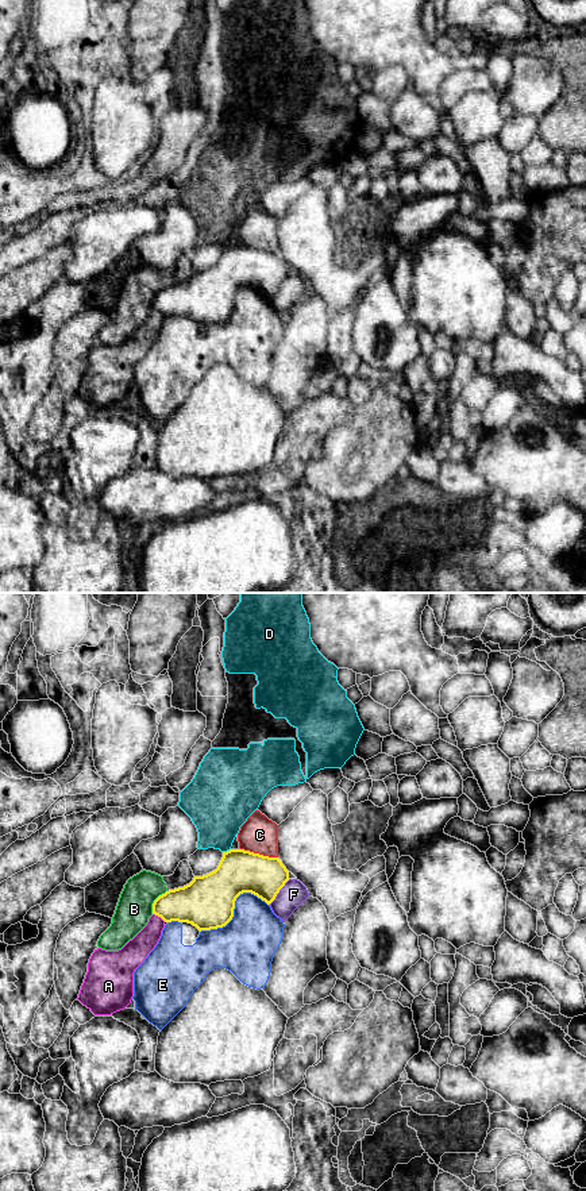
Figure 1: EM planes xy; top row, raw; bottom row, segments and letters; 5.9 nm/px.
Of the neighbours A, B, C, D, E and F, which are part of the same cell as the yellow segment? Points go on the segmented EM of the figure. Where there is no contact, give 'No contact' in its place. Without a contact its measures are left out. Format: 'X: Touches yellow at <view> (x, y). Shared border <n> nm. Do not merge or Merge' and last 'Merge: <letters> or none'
A: Touches yellow at xy (160, 916). Shared border 90 nm. Do not merge
B: Touches yellow at xy (154, 901). Shared border 170 nm. Do not merge
C: Touches yellow at xy (258, 854). Shared border 240 nm. Do not merge
D: Touches yellow at xy (227, 851). Shared border 50 nm. Do not merge
E: Touches yellow at xy (234, 908). Shared border 440 nm. Do not merge
F: Touches yellow at xy (278, 891). Shared border 200 nm. Do not merge
Merge: none

